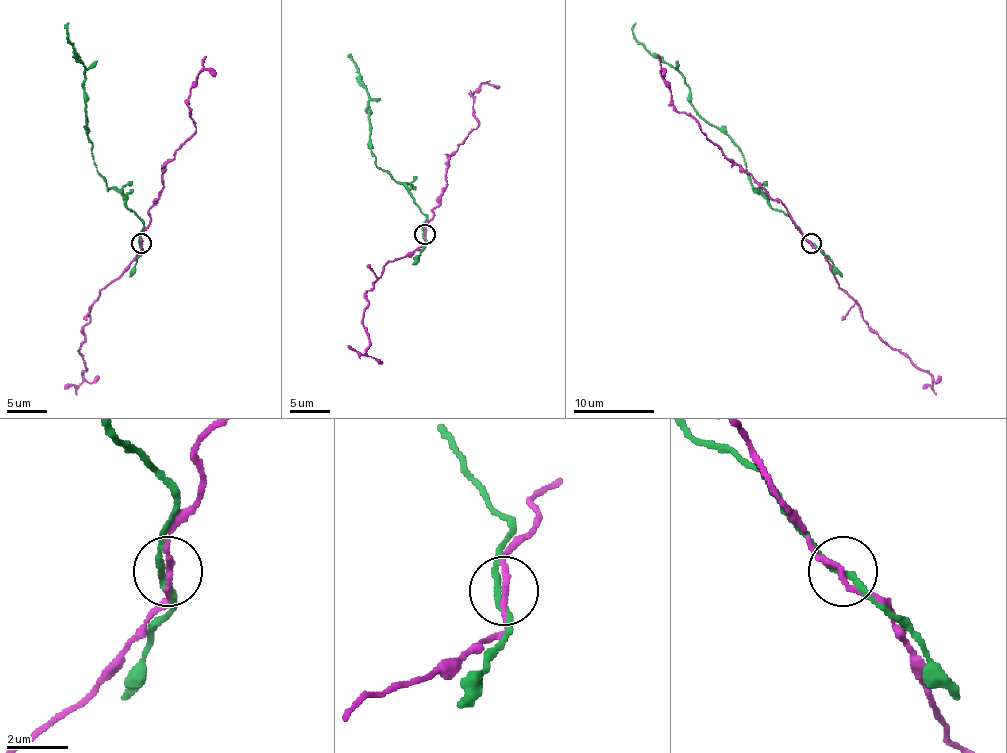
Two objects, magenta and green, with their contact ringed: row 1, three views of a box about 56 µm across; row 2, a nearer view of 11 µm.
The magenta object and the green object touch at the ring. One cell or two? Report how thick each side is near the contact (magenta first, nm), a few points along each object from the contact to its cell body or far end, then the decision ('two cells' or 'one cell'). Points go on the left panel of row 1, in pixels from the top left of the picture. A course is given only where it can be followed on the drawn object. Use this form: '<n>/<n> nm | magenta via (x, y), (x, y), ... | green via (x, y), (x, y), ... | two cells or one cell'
170/200 nm | magenta via (142, 242), (150, 208), (164, 186), (164, 166), (196, 131), (190, 117), (190, 87), (206, 56) | green via (139, 242), (144, 222), (125, 206), (125, 198), (107, 186), (91, 153), (85, 71), (69, 38), (69, 22) | two cells

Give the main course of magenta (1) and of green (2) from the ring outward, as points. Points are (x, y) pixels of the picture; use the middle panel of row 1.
1: (425, 233), (425, 225), (447, 185), (447, 160), (480, 124), (474, 114), (474, 92), (490, 80)
2: (423, 233), (427, 217), (409, 191), (374, 165), (370, 150), (368, 100), (352, 57)

